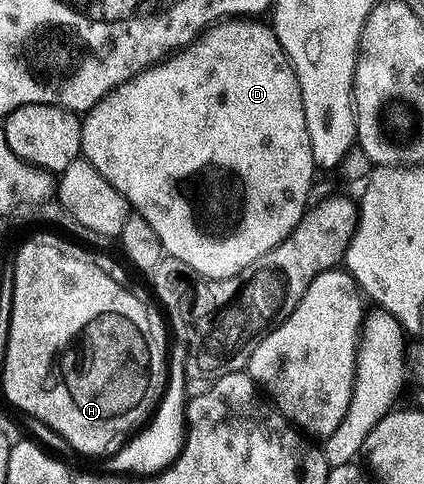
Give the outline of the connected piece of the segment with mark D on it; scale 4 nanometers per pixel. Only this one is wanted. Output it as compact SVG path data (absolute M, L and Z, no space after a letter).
M259 20L220 21L205 30L191 45L184 46L160 64L123 82L94 108L86 111L82 124L82 157L93 164L93 168L97 168L97 172L101 172L101 176L105 176L105 180L109 180L109 184L121 192L121 196L125 196L131 210L142 216L153 232L157 232L157 240L161 240L164 255L181 260L181 264L189 264L189 268L202 278L228 278L249 268L249 264L288 238L309 209L307 197L311 194L311 181L317 175L317 167L313 160L313 144L309 144L301 88L295 69L281 48L274 29L270 25L262 26Z

